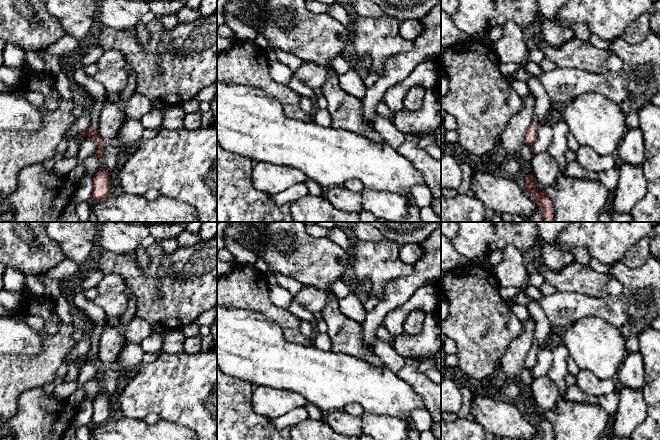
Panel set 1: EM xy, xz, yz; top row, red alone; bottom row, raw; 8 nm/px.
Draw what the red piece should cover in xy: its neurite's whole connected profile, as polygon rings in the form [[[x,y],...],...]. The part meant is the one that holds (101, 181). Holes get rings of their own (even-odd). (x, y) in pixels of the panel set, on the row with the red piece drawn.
[[[101,168],[93,177],[93,202],[106,199],[111,194],[110,173]]]

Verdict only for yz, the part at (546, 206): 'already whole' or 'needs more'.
already whole

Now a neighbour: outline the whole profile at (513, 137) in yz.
[[[530,93],[522,97],[523,107],[515,114],[503,129],[502,146],[507,157],[517,156],[525,143],[525,137],[533,123],[535,99]]]

